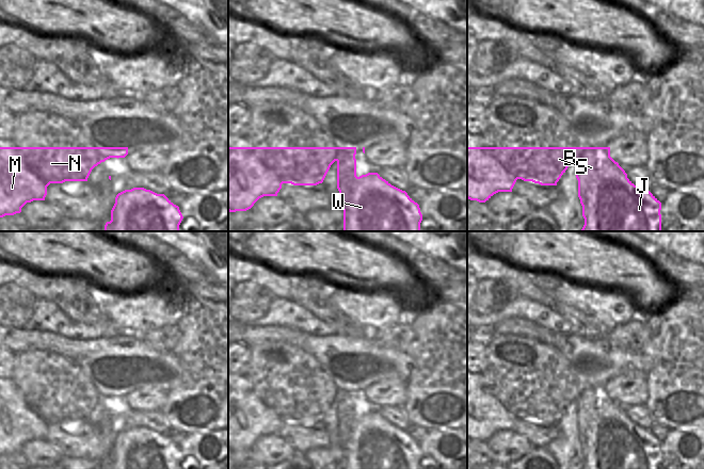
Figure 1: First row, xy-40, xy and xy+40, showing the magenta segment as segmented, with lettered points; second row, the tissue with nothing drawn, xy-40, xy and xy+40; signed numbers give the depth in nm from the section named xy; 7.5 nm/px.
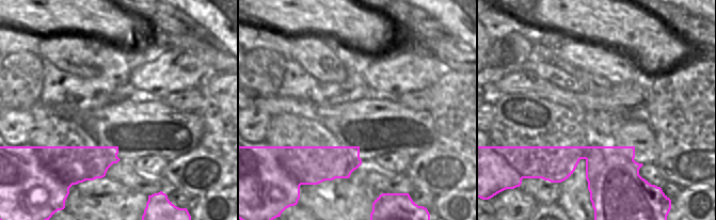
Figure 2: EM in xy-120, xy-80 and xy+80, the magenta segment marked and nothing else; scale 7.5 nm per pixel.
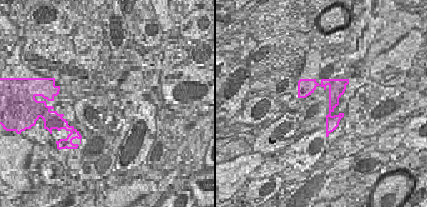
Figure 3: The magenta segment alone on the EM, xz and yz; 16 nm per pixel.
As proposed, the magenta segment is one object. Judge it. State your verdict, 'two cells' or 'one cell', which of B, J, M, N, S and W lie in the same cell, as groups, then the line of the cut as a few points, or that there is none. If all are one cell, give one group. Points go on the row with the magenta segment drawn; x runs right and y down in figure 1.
two cells; B J W / M N S; cut in xy along (348, 147), (348, 151), (337, 162)

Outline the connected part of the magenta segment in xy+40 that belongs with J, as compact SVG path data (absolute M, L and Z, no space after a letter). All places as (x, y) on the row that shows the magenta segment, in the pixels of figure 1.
M580 147L576 178L585 219L581 231L661 231L661 203L627 178L610 157L610 147Z

